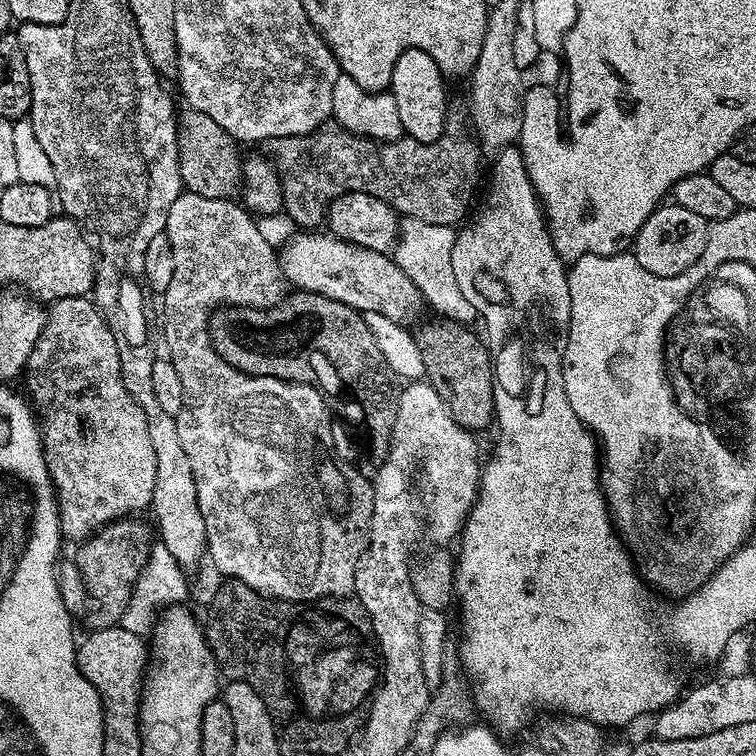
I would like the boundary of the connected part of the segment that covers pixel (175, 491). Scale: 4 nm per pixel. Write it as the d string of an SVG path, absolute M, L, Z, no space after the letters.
M148 344L133 346L132 350L126 346L126 350L118 350L118 358L120 359L120 381L122 386L126 386L130 398L134 398L134 402L138 402L138 406L142 406L142 410L146 414L146 426L150 430L150 443L154 445L154 462L158 466L158 474L154 474L154 498L150 505L150 513L152 512L153 516L151 516L151 519L158 529L158 540L165 544L179 564L189 566L189 564L197 563L196 565L199 565L201 563L199 560L205 559L206 556L206 545L210 540L210 529L202 518L202 510L198 510L194 473L190 470L190 458L186 458L186 449L182 446L182 438L178 438L176 418L166 414L166 410L162 410L162 406L158 406L156 395L154 395L150 379L154 353L150 349L151 347Z

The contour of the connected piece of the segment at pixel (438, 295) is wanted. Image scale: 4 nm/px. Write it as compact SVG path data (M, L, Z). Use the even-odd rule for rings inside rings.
M402 216L399 219L397 242L392 250L392 257L397 266L423 294L425 301L442 311L439 312L449 320L455 320L465 325L473 325L478 313L470 307L462 295L462 290L454 275L453 246L456 241L455 229L451 226L436 225L414 219L412 216Z

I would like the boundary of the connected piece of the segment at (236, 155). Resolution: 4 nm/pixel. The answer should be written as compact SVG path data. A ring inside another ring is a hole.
M190 107L175 117L176 146L180 163L180 182L187 191L202 194L204 198L233 199L241 191L240 167L241 145L214 118L209 118ZM236 192L236 193L235 193Z

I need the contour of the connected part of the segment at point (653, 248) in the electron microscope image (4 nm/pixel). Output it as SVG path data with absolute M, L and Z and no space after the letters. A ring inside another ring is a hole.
M673 202L661 203L660 207L655 208L650 214L650 218L646 218L640 233L636 235L635 258L643 268L650 270L650 274L655 276L682 274L682 270L694 266L696 259L702 254L708 241L708 226L709 221L691 210Z

